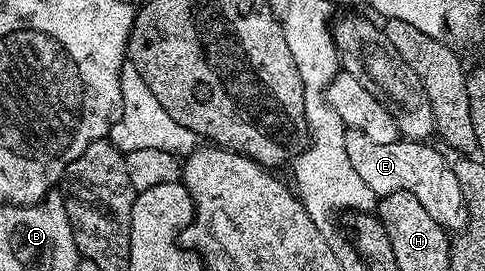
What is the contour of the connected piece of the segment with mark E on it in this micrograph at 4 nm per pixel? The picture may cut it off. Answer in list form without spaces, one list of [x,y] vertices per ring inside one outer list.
[[[347,129],[346,144],[348,159],[352,167],[359,172],[368,188],[378,196],[394,194],[406,190],[414,194],[427,208],[431,220],[435,220],[447,232],[461,232],[469,224],[469,210],[465,207],[465,197],[459,188],[459,180],[455,180],[450,159],[444,158],[433,146],[425,146],[424,141],[410,142],[398,140],[391,144],[375,144],[371,136],[362,130]]]

